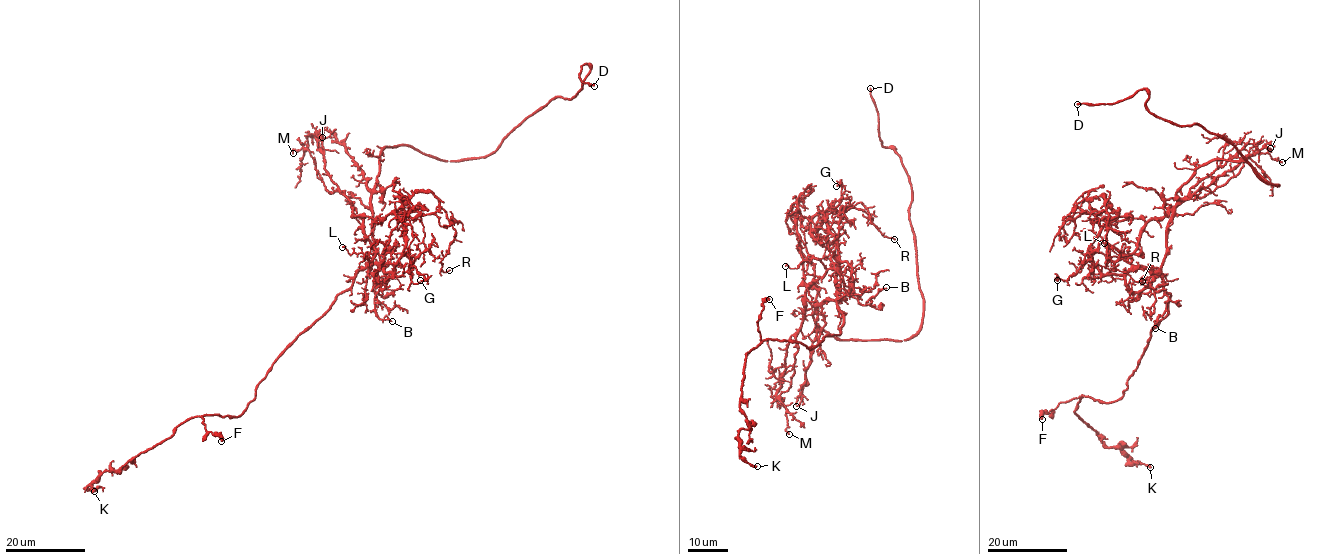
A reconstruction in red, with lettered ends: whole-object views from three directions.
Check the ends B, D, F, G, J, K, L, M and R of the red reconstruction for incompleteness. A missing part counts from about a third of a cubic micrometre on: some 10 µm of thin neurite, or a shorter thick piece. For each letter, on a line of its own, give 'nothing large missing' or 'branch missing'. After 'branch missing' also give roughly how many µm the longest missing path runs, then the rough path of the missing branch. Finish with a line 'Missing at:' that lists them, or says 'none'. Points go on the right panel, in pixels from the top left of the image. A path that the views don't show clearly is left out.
B: nothing large missing
D: branch missing; missing 30 µm
F: nothing large missing
G: nothing large missing
J: nothing large missing
K: nothing large missing
L: nothing large missing
M: nothing large missing
R: nothing large missing
Missing at: D

